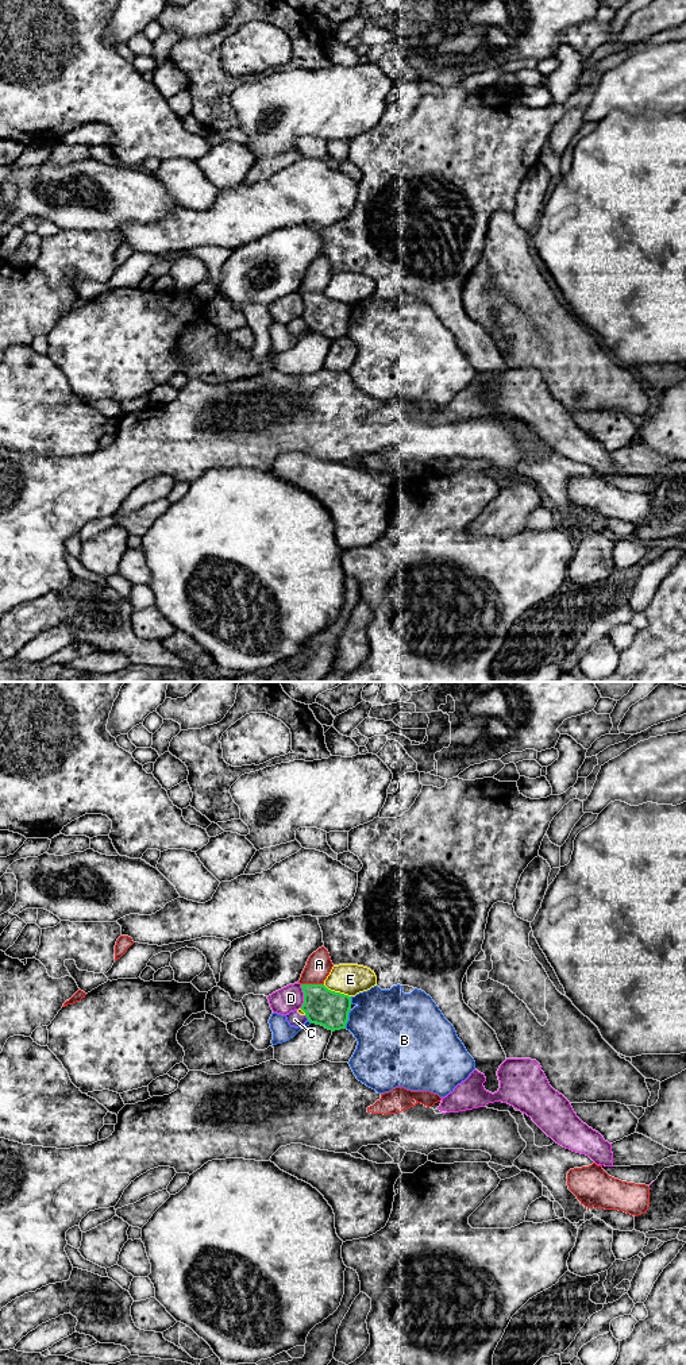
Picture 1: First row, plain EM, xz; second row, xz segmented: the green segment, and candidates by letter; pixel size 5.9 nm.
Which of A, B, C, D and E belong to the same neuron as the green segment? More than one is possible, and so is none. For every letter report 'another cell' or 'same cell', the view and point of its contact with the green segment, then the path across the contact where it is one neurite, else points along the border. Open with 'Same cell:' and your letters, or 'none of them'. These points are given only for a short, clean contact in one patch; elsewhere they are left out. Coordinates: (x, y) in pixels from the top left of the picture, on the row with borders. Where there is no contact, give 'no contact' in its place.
Same cell: none of them
A: another cell; contact xz (312, 984)
B: another cell; contact xz (347, 1020)
C: another cell; contact xz (307, 1017); border xz (305, 1014), (308, 1020)
D: another cell; contact xz (304, 997); border xz (300, 984), (303, 993), (301, 1007)
E: another cell; contact xz (336, 993)

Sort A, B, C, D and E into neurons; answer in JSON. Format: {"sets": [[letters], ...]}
{"sets": [["A"], ["B"], ["C", "E"], ["D"]]}

